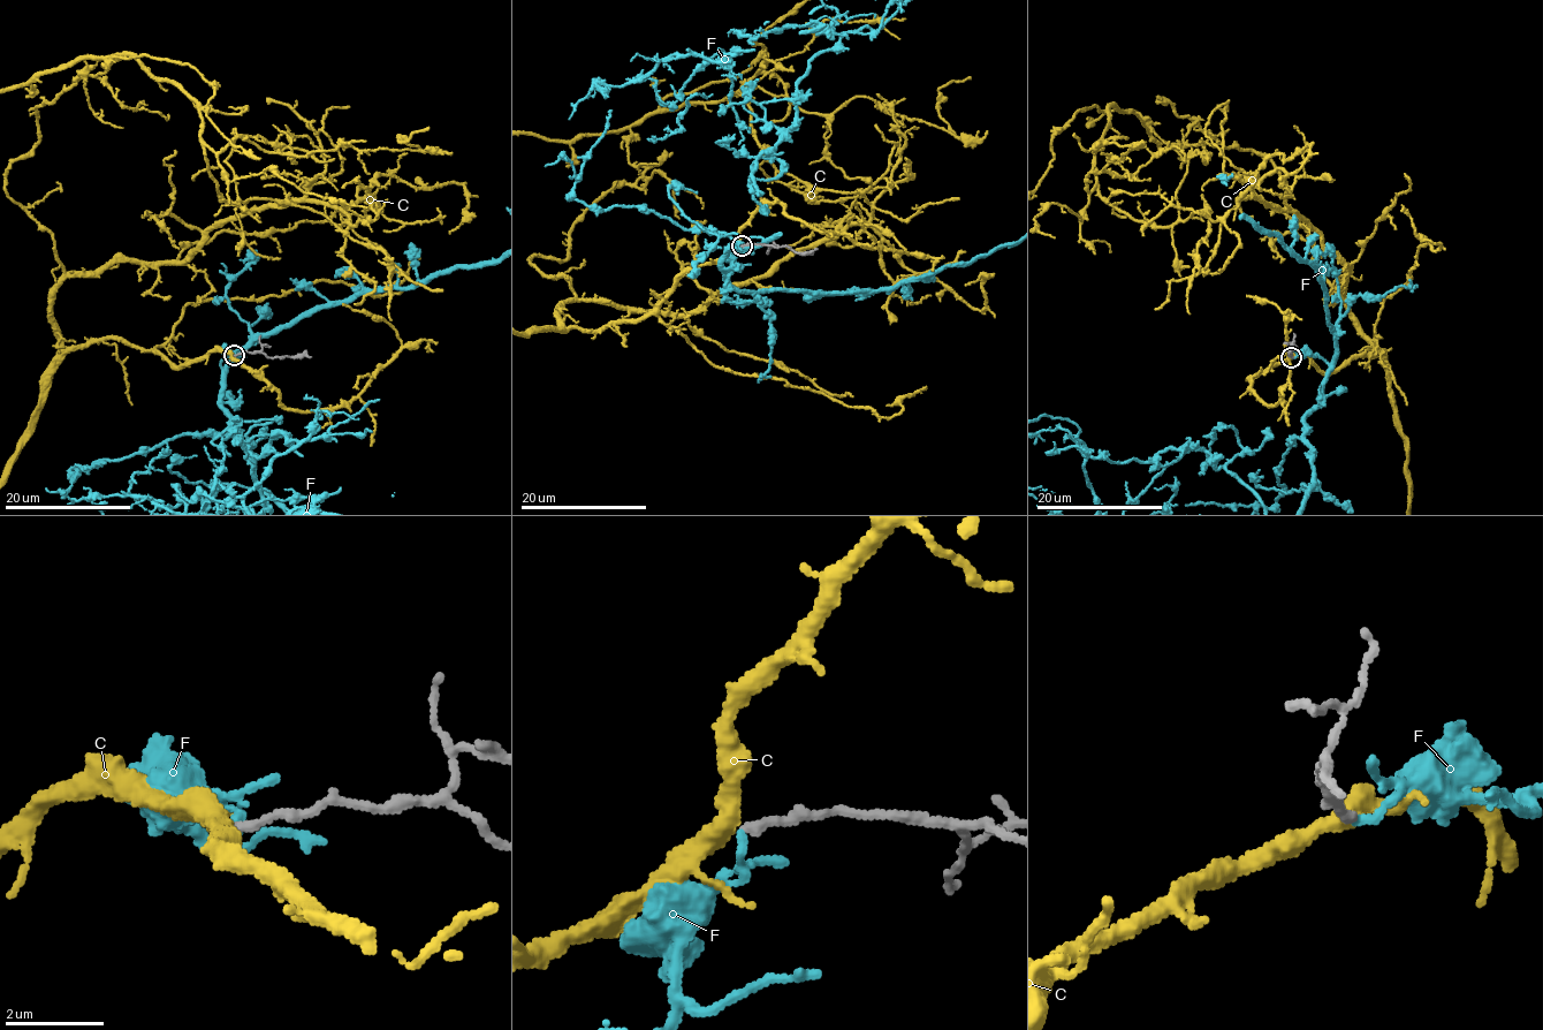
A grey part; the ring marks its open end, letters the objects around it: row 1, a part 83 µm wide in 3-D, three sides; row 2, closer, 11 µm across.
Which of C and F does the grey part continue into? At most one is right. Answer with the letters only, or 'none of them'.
C

